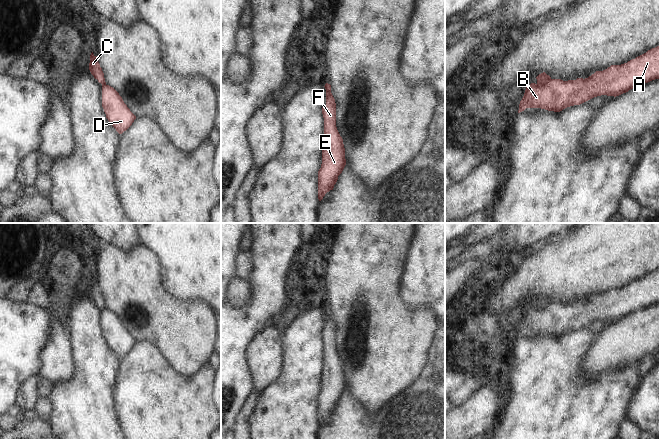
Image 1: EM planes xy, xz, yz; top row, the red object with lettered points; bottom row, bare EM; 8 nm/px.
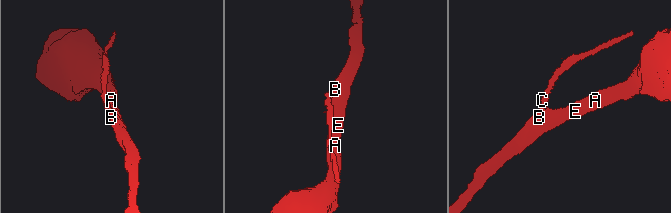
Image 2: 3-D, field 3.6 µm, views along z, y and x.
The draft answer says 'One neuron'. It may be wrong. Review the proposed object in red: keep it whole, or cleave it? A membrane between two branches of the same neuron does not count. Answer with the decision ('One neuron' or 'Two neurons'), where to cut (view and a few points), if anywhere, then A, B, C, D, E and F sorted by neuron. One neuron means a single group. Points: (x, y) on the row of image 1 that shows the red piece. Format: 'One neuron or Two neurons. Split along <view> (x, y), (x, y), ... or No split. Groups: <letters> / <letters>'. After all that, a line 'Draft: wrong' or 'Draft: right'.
Two neurons. Split along yz (550, 78), (543, 84), (537, 84). Groups: A B D E F / C
Draft: wrong

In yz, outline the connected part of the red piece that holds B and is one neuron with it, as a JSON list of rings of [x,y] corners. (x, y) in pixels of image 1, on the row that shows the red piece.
[[[659,46],[627,63],[596,71],[585,79],[550,79],[544,85],[531,83],[526,87],[518,113],[526,108],[560,112],[597,96],[619,96],[655,79],[659,79]]]

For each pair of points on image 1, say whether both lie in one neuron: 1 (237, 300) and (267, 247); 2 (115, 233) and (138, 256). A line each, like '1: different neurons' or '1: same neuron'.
1: different neurons
2: different neurons

